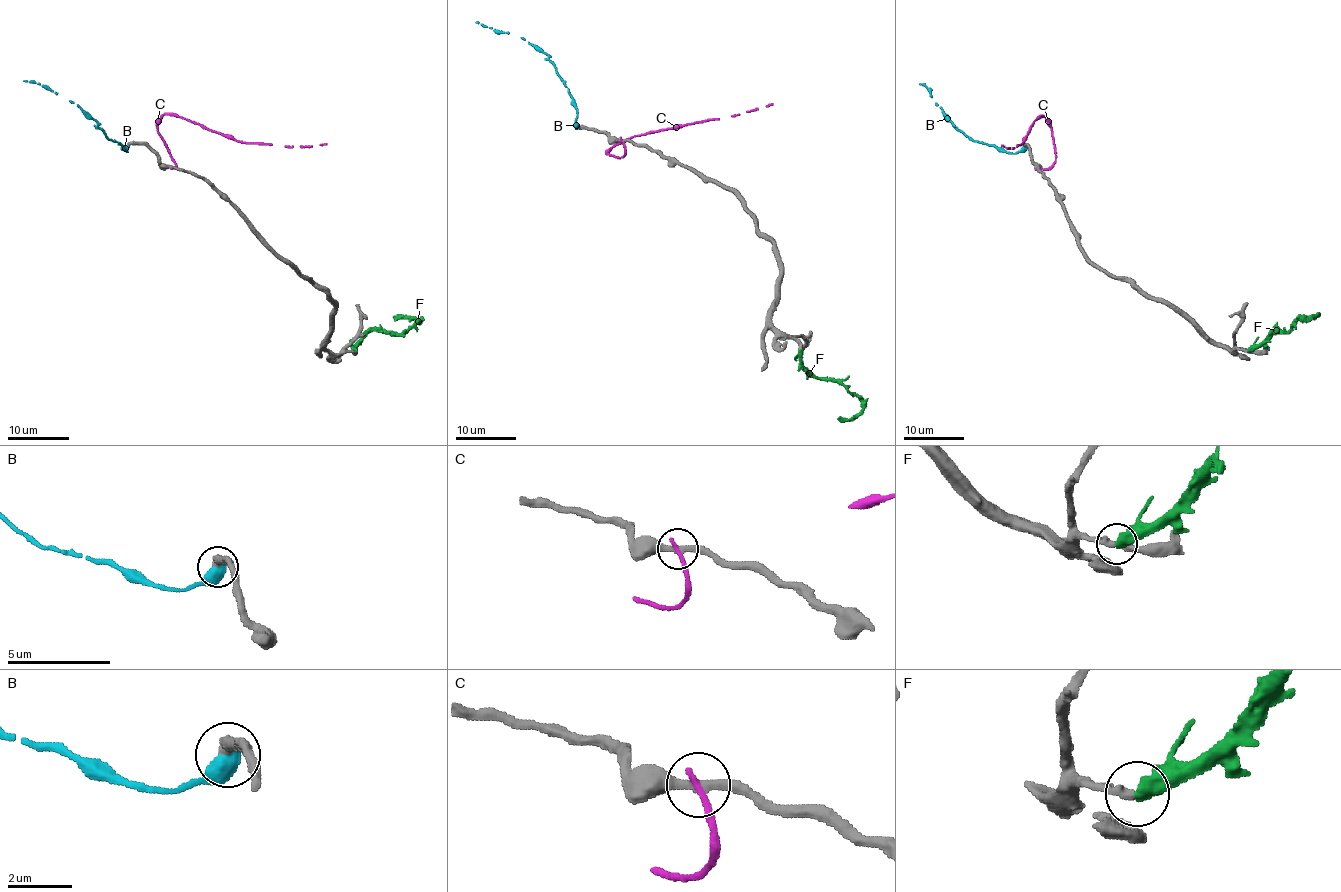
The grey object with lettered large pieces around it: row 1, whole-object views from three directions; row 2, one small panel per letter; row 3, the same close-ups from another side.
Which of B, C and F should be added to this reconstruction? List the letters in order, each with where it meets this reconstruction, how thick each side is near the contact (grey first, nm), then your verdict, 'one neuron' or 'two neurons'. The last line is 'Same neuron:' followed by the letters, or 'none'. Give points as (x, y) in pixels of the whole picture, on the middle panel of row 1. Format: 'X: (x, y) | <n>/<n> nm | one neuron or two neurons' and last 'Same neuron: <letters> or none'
B: (577, 127) | 360/550 nm | two neurons
C: (622, 140) | 280/200 nm | two neurons
F: (800, 349) | 320/550 nm | one neuron
Same neuron: F

